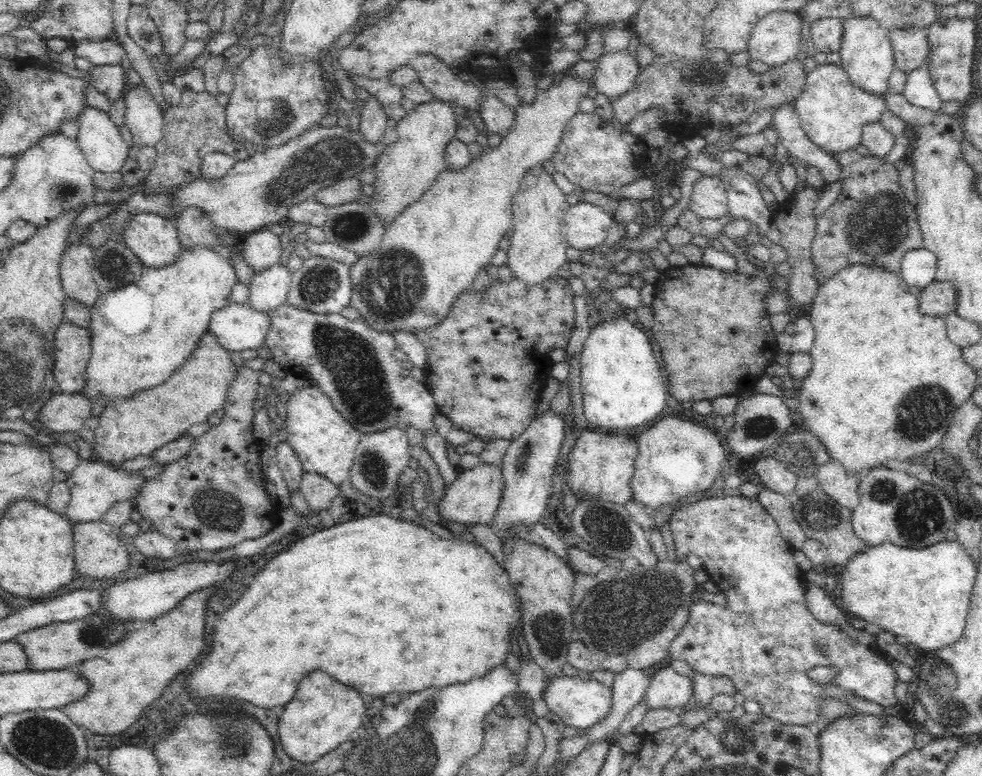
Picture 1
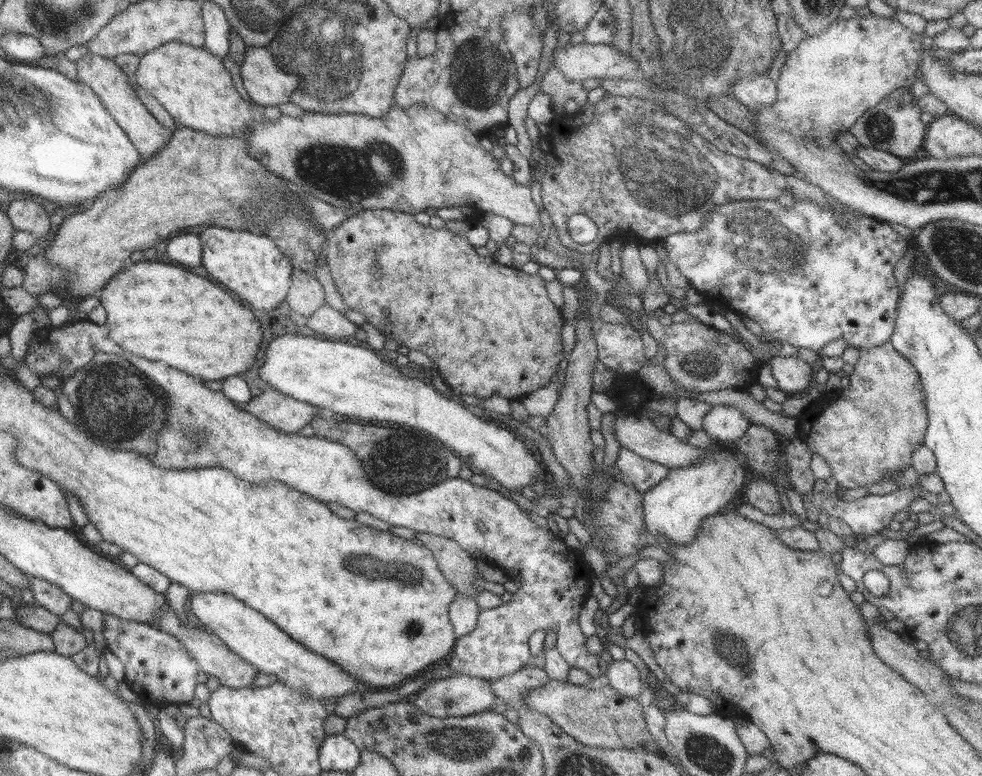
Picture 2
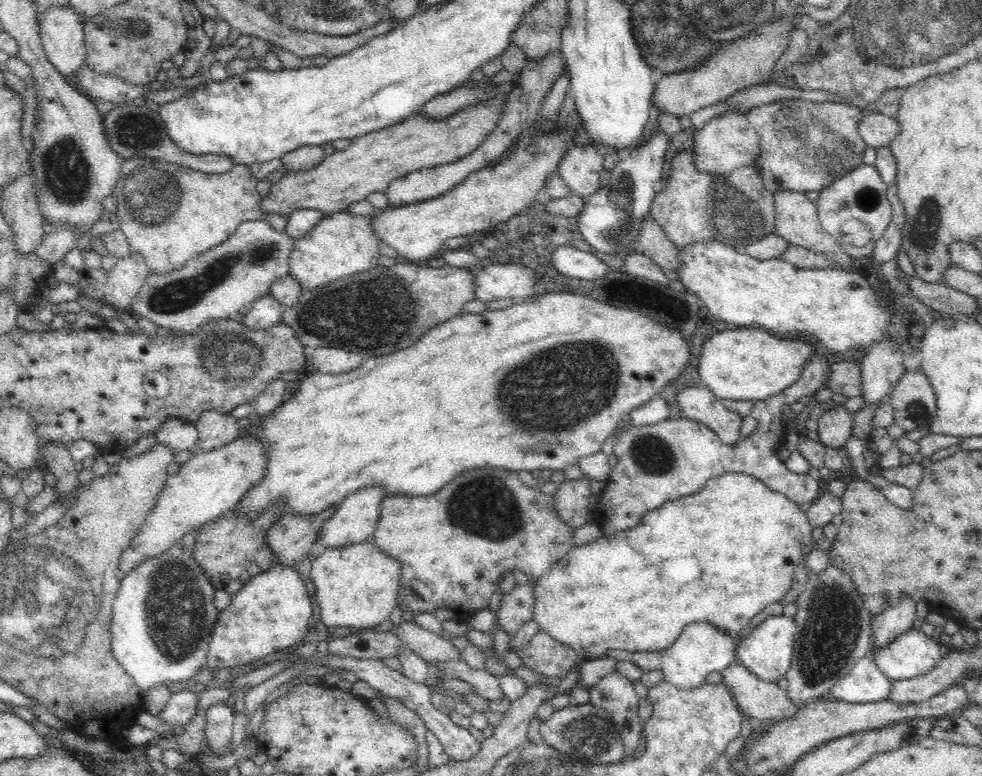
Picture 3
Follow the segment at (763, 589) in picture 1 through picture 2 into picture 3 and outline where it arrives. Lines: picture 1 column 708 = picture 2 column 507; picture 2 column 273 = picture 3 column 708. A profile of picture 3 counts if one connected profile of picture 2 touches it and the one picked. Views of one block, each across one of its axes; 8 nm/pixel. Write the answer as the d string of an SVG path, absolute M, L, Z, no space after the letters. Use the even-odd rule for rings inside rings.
M817 359L806 362L800 378L792 386L767 400L756 401L750 416L757 419L758 427L736 445L724 445L708 426L682 416L650 426L636 426L623 432L613 447L618 462L614 464L611 477L592 504L596 513L595 522L600 526L602 535L610 539L618 532L635 528L641 524L640 520L646 512L660 508L664 502L700 492L708 480L722 474L752 476L772 491L779 492L803 507L817 499L819 480L814 480L808 473L790 472L785 462L778 457L777 450L783 445L787 434L787 427L782 419L783 408L824 388L825 370L826 366Z

